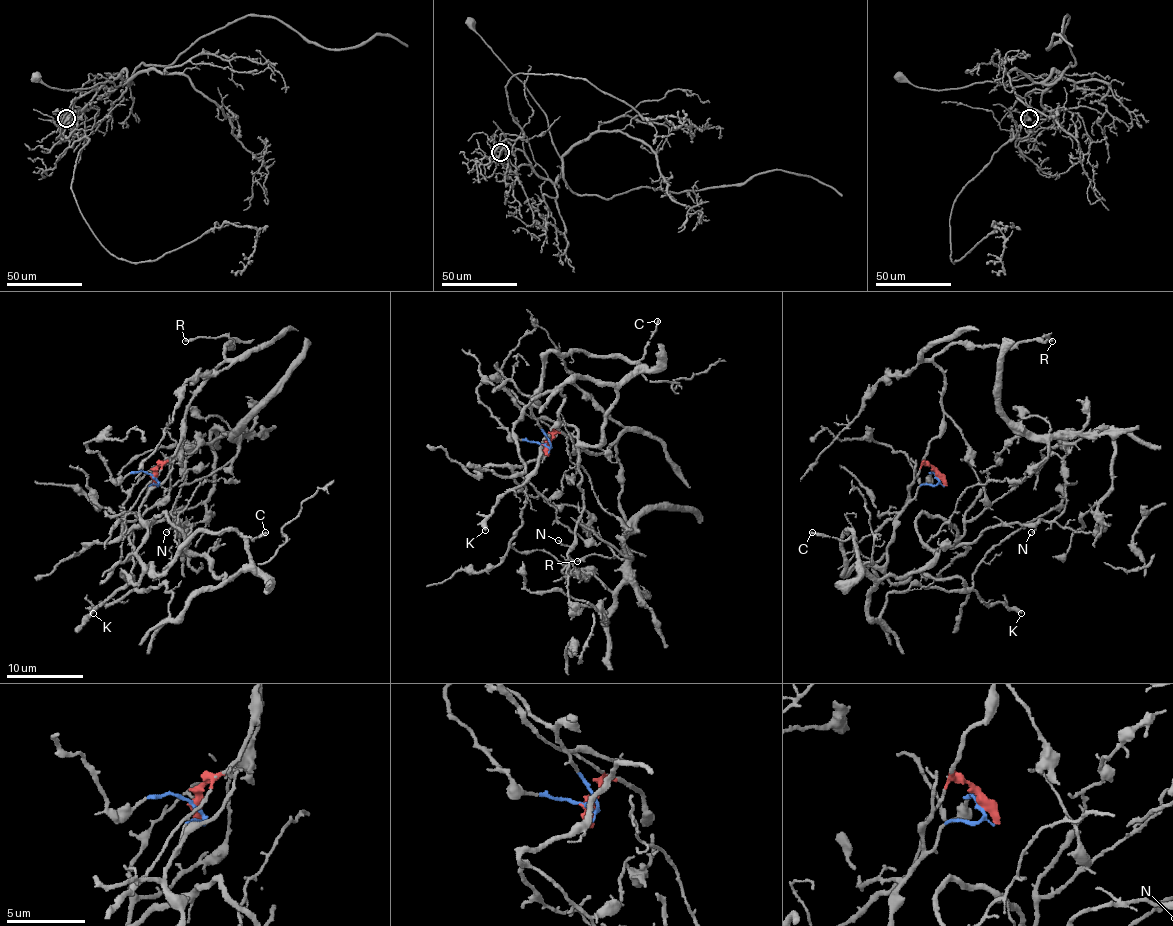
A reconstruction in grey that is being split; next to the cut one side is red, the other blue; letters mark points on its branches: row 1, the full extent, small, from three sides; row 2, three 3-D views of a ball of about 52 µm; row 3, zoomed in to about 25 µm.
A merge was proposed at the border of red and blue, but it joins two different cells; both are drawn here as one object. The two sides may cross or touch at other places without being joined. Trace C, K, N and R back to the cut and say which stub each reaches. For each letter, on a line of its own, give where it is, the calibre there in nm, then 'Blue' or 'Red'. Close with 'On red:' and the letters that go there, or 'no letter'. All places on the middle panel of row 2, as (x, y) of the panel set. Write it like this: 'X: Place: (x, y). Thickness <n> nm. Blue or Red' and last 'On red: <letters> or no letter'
C: Place: (657, 321). Thickness 240 nm. Blue
K: Place: (485, 530). Thickness 400 nm. Blue
N: Place: (558, 540). Thickness 140 nm. Blue
R: Place: (577, 561). Thickness 280 nm. Red
On red: R

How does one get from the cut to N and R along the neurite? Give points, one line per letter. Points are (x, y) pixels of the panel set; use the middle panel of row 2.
N: (546, 445), (529, 397), (548, 355), (642, 368), (603, 439), (578, 449), (574, 541), (557, 541)
R: (544, 445), (557, 433), (576, 452), (605, 452), (617, 443), (622, 550), (576, 562)

